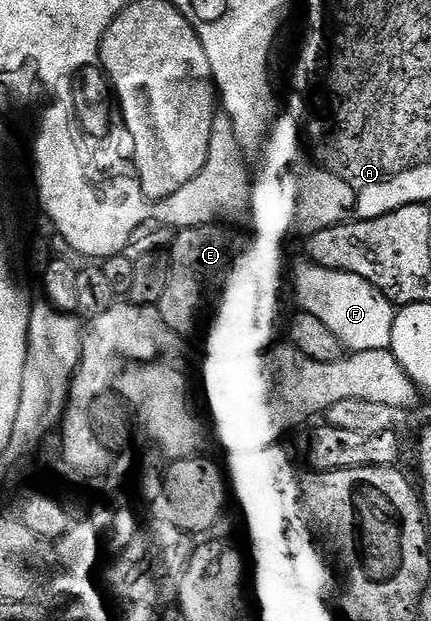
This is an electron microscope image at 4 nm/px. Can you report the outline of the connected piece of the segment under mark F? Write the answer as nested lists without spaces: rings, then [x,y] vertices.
[[[310,260],[304,263],[293,270],[293,290],[299,293],[299,302],[303,305],[300,307],[317,316],[317,320],[321,320],[321,324],[325,324],[325,328],[329,328],[329,332],[333,332],[348,351],[388,349],[397,310],[387,297],[361,276],[326,270]]]

